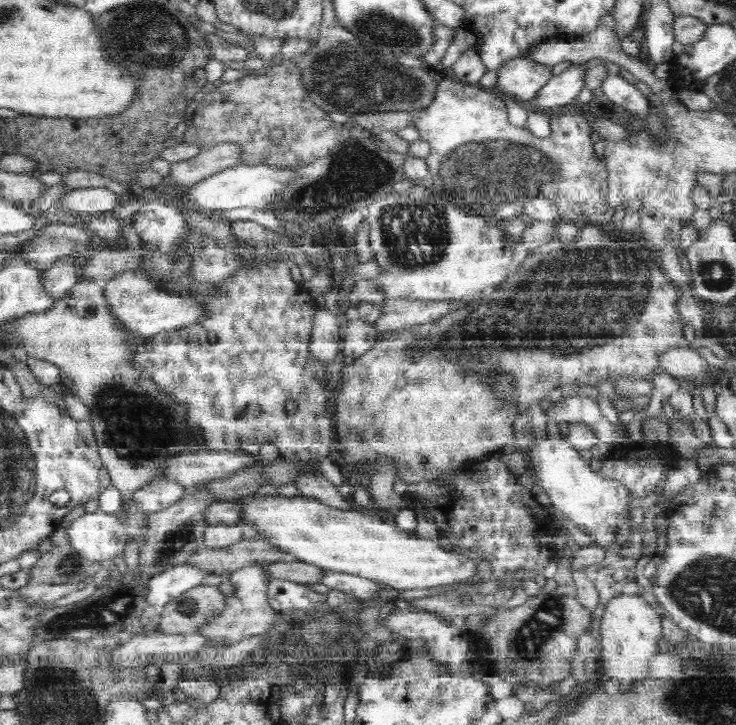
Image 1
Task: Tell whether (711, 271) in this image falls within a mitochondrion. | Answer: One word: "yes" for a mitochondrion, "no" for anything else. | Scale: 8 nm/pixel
yes

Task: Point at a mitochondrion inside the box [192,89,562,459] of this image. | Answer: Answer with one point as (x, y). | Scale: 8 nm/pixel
(357, 171)

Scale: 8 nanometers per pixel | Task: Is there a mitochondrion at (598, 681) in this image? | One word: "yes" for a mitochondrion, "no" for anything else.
no

